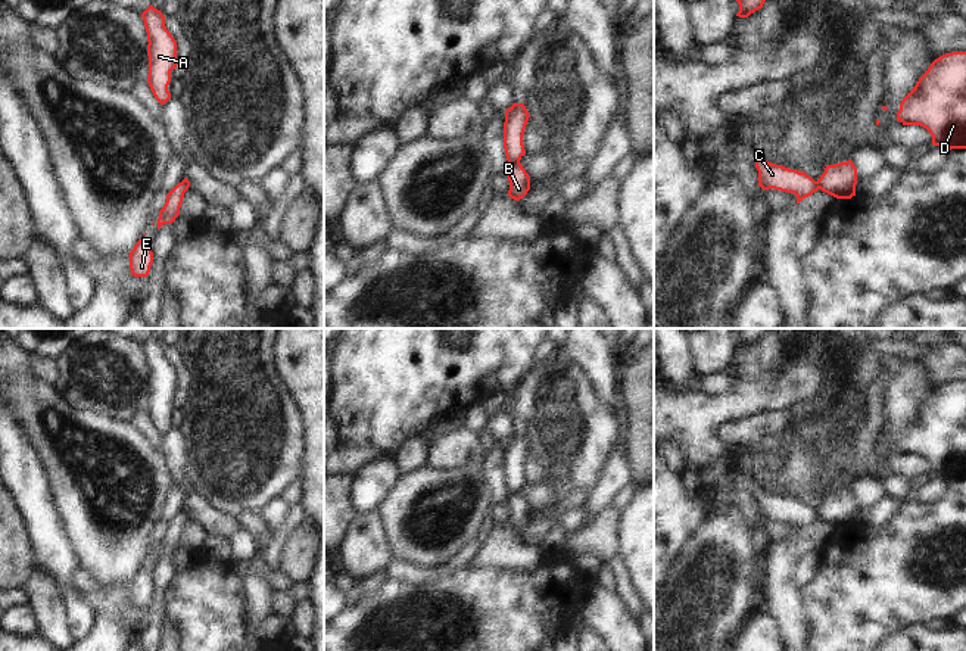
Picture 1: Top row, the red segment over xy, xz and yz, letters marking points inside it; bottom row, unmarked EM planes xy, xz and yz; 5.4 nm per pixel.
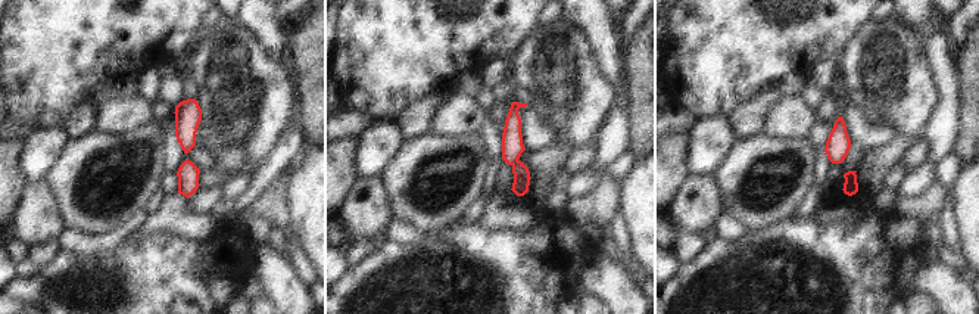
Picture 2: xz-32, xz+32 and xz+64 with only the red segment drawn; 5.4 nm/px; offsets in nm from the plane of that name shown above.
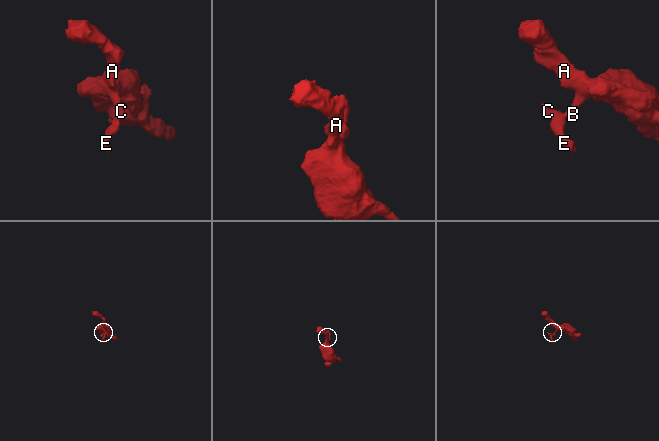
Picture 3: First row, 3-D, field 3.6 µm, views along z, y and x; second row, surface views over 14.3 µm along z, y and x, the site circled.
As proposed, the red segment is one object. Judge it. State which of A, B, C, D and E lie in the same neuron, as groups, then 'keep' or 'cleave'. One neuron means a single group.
A B D / C E; cleave

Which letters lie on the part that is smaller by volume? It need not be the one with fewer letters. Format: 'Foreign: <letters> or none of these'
Foreign: C, E

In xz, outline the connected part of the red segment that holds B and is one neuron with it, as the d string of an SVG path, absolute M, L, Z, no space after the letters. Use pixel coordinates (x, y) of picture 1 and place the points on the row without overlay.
M520 492L510 495L507 504L510 511L508 526L518 532L530 520L530 507Z

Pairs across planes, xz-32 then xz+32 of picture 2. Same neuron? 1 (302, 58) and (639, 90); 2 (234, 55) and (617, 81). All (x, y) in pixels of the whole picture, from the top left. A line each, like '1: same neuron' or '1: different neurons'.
1: same neuron
2: different neurons

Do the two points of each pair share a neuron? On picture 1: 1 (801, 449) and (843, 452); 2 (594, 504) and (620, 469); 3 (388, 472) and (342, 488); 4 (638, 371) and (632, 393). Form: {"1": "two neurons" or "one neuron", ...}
{"1": "two neurons", "2": "one neuron", "3": "two neurons", "4": "one neuron"}

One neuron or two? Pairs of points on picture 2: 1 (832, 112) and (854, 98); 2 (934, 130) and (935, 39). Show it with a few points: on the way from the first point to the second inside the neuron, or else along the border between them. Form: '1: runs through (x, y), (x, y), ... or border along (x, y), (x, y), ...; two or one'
1: border along (839, 93), (844, 100); two
2: runs through (945, 108), (945, 75), (941, 61); one

